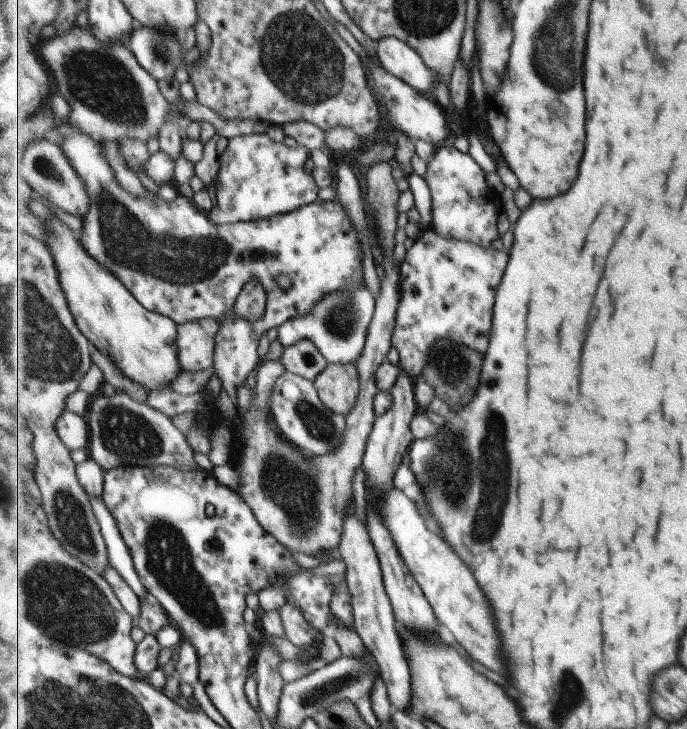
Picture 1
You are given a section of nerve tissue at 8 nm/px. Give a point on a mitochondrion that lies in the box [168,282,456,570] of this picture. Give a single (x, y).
(294, 489)

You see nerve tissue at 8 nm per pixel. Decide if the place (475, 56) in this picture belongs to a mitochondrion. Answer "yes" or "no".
no

